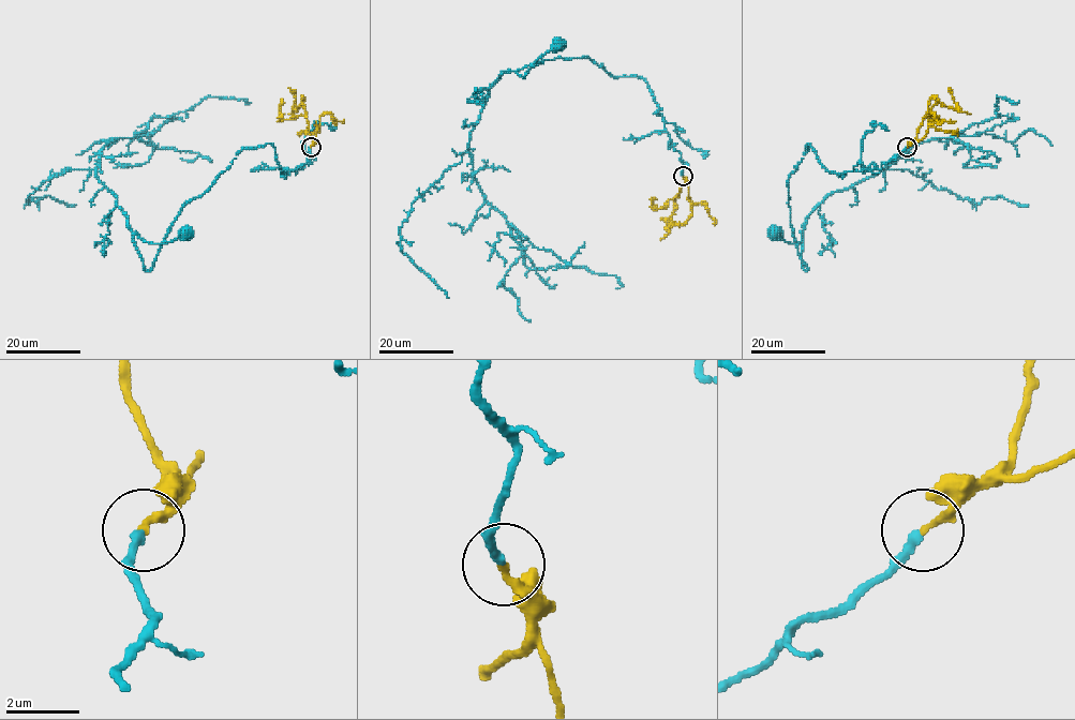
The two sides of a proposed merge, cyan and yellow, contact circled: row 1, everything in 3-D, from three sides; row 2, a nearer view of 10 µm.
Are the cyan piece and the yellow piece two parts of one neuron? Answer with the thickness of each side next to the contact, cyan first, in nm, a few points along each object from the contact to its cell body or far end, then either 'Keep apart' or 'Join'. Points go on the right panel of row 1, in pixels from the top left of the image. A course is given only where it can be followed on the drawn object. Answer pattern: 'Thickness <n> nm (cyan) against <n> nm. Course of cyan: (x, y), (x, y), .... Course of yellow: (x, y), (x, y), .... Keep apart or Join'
Thickness 240 nm (cyan) against 200 nm. Course of cyan: (906, 147), (880, 169), (837, 175), (822, 165), (808, 144), (788, 180), (794, 244), (777, 233). Course of yellow: (907, 147), (914, 141), (931, 98), (958, 109), (950, 87). Join

